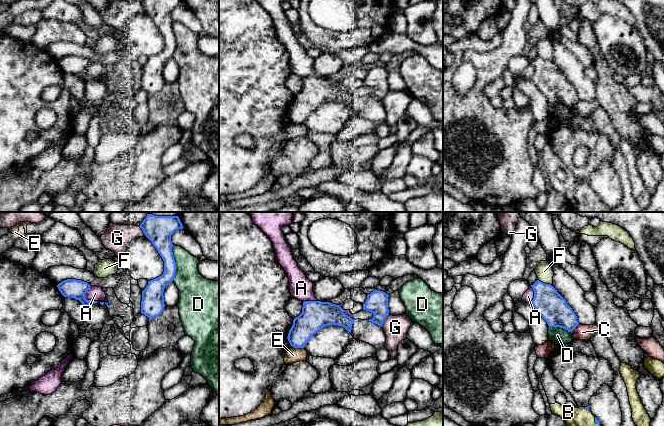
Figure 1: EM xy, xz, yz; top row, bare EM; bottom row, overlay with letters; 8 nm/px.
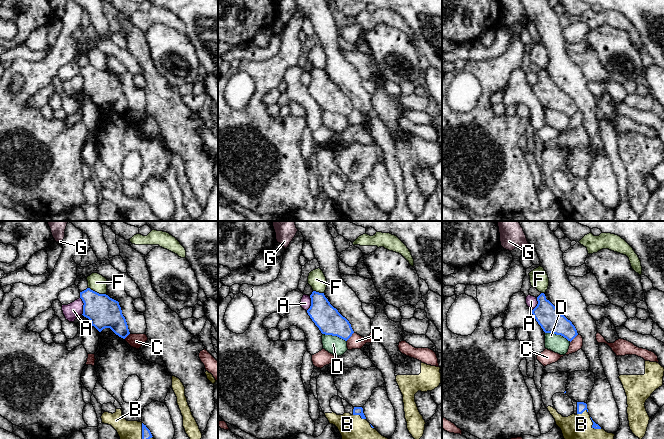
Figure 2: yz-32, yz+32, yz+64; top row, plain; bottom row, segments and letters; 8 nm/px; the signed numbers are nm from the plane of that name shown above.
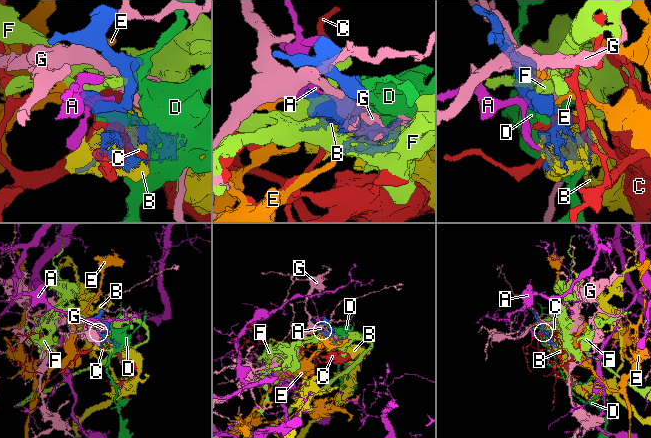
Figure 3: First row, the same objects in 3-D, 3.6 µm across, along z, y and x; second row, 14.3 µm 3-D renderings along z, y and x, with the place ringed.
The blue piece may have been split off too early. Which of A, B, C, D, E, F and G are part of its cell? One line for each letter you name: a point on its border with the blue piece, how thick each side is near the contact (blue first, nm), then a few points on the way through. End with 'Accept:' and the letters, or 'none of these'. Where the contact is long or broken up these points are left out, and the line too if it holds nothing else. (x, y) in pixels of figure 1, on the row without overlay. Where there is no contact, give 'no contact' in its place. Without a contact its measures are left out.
B: meets blue in yz at (595, 198); 30 nm thick on the blue side, 220 nm on the other
Accept: B

